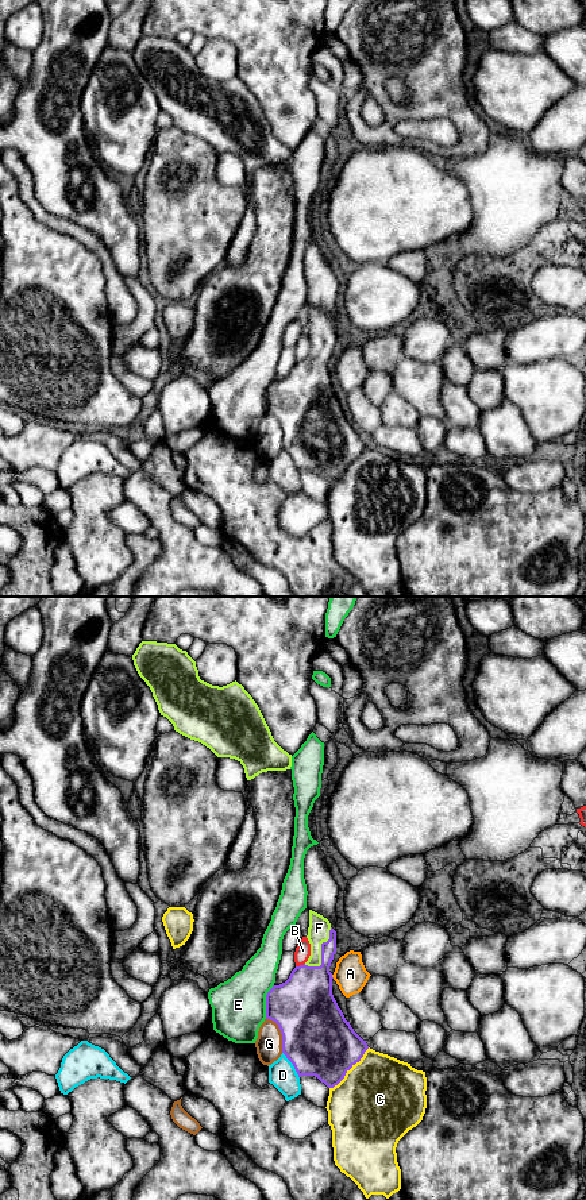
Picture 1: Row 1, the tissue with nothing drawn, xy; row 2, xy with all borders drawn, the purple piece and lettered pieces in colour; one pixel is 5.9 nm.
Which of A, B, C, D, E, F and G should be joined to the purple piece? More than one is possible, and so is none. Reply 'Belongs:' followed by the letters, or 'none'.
Belongs: F

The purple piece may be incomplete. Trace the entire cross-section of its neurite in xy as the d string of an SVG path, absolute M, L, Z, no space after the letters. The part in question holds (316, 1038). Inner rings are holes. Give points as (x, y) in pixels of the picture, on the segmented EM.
M309 910L307 938L311 956L285 983L267 992L266 1019L278 1025L282 1053L298 1077L315 1076L334 1088L369 1046L346 1020L332 995L329 966L336 953L336 931L327 918Z

